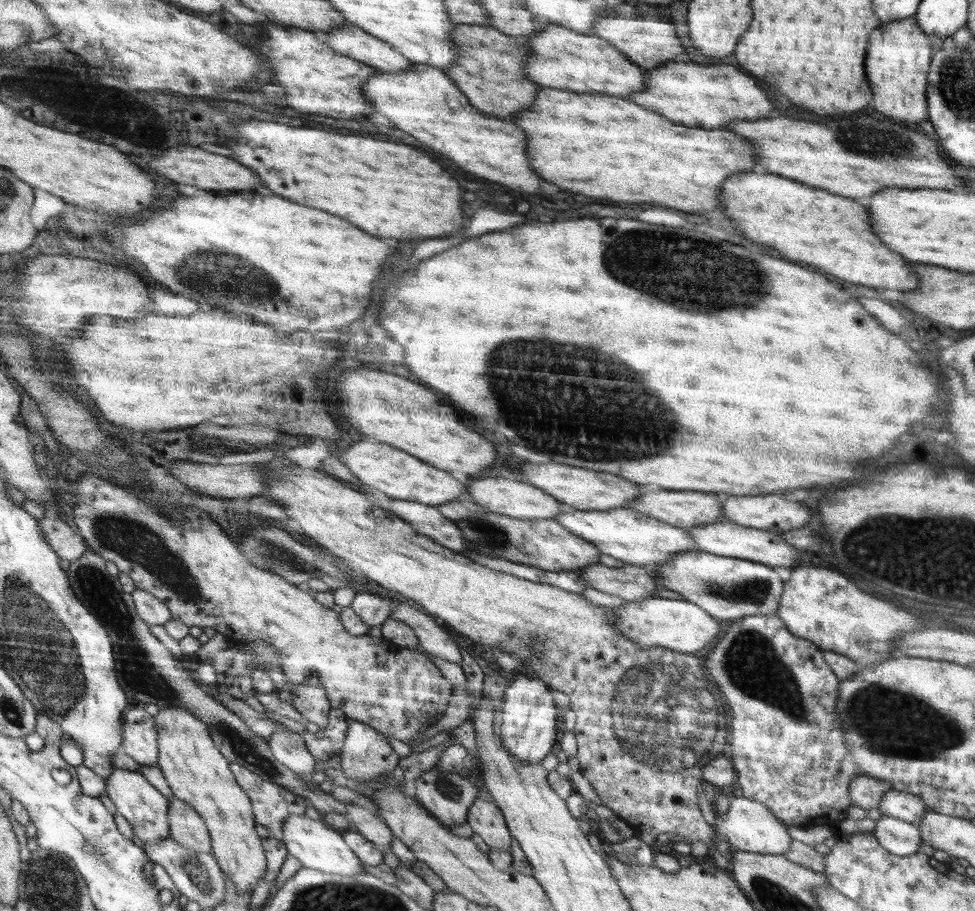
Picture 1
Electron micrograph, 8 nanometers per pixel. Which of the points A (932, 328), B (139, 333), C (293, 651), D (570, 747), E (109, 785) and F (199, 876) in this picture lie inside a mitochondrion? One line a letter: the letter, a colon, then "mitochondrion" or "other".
A: other
B: other
C: other
D: other
E: other
F: mitochondrion

